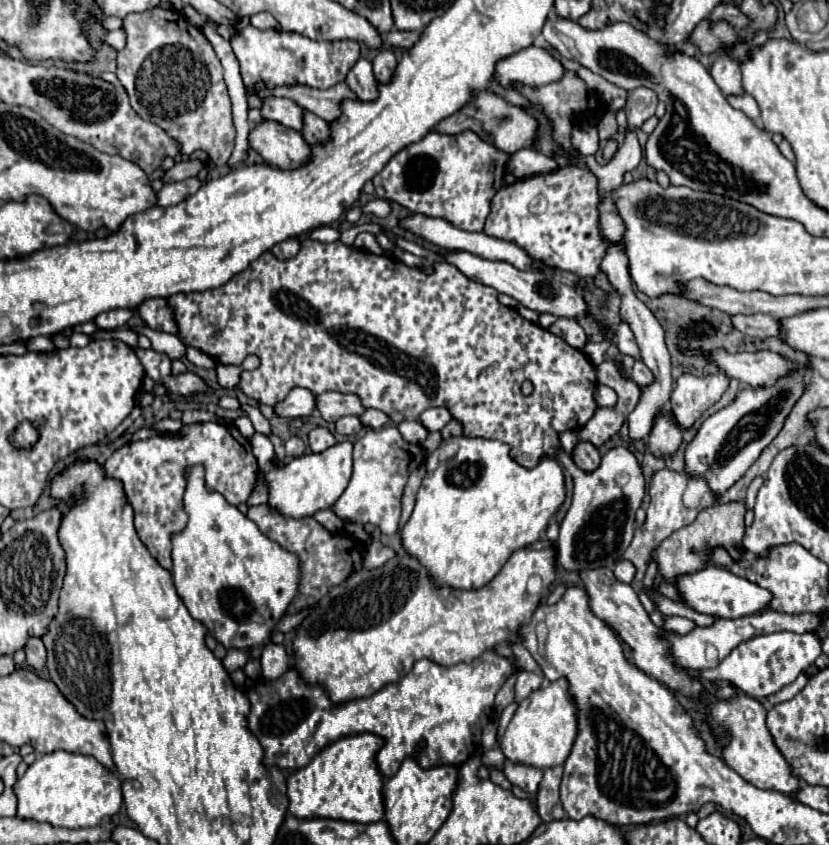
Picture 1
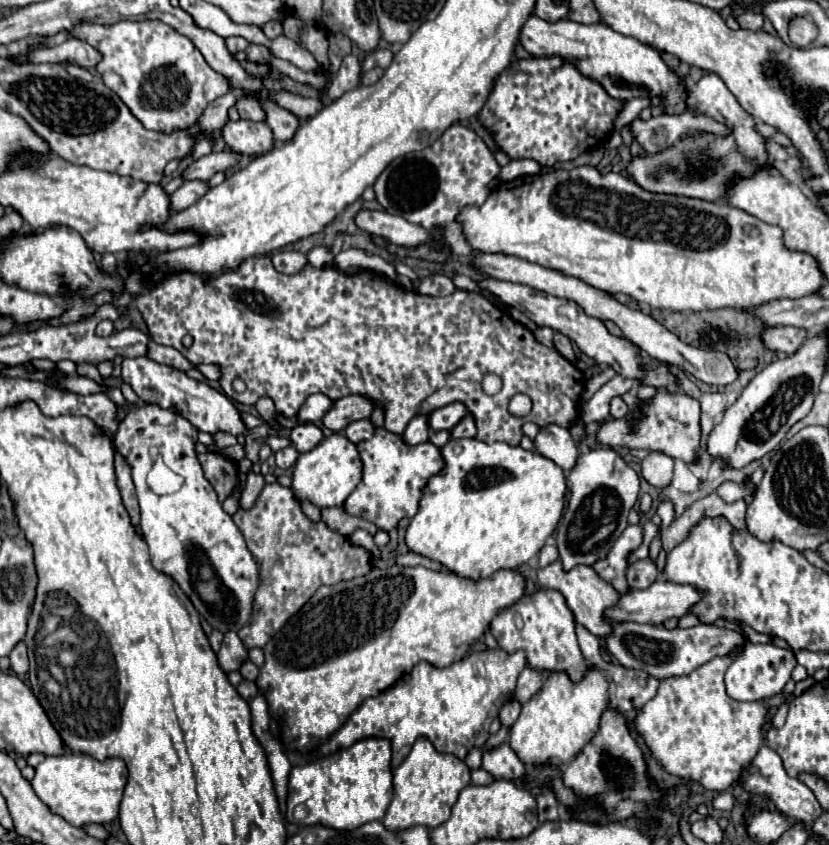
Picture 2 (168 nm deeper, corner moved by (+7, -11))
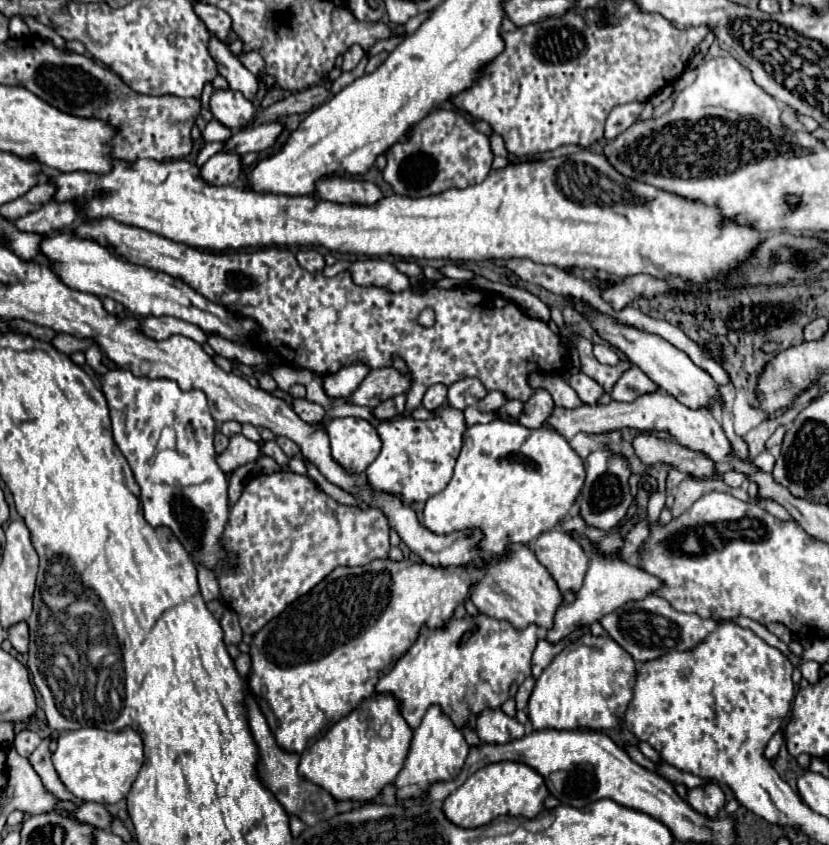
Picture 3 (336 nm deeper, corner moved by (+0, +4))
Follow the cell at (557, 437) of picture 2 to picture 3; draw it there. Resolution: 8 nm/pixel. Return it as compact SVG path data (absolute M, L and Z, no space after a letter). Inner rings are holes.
M535 388L531 400L525 402L525 408L519 416L509 416L507 412L501 412L501 410L495 410L495 414L499 414L507 422L517 422L527 428L541 428L547 416L551 414L551 410L553 410L551 394L545 388Z

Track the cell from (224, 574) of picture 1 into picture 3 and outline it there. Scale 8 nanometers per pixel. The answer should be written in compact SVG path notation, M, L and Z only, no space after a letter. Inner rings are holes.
M121 368L107 370L99 380L109 404L115 444L127 458L141 488L147 522L151 526L169 526L193 562L201 562L209 570L213 570L219 560L231 566L225 550L219 546L229 516L227 478L215 462L213 436L217 424L209 412L205 394L201 390L183 392L173 380L133 376ZM165 426L177 432L177 450L157 450L155 454L155 444Z

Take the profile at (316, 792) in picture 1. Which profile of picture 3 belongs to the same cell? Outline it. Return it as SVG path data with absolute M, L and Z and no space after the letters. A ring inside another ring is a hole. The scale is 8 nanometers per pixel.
M373 694L359 706L335 722L325 736L301 754L299 774L313 784L325 788L337 800L373 800L381 788L395 780L409 752L413 730L399 710L393 694Z

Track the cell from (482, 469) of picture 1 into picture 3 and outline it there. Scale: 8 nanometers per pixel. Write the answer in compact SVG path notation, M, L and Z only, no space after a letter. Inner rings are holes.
M491 420L487 424L473 424L463 436L463 448L455 464L455 472L445 490L431 496L423 510L423 524L435 534L451 534L463 528L481 528L485 540L481 550L491 554L503 554L507 544L529 544L539 534L555 528L569 512L571 504L579 496L585 482L585 466L567 440L553 428L523 428L521 424L509 424L503 420Z

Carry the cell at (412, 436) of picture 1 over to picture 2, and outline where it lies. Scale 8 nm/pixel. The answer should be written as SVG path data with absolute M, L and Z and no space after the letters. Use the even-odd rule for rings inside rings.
M422 415L414 417L414 419L408 423L406 431L402 433L402 439L404 439L408 445L418 445L418 443L428 441L428 419L422 417Z

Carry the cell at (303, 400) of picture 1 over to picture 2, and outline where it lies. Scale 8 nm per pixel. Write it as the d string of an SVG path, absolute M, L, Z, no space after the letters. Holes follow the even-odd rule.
M310 395L306 401L304 401L304 407L300 407L298 411L298 423L314 423L318 419L324 417L324 413L332 407L332 401L326 397L326 395Z

